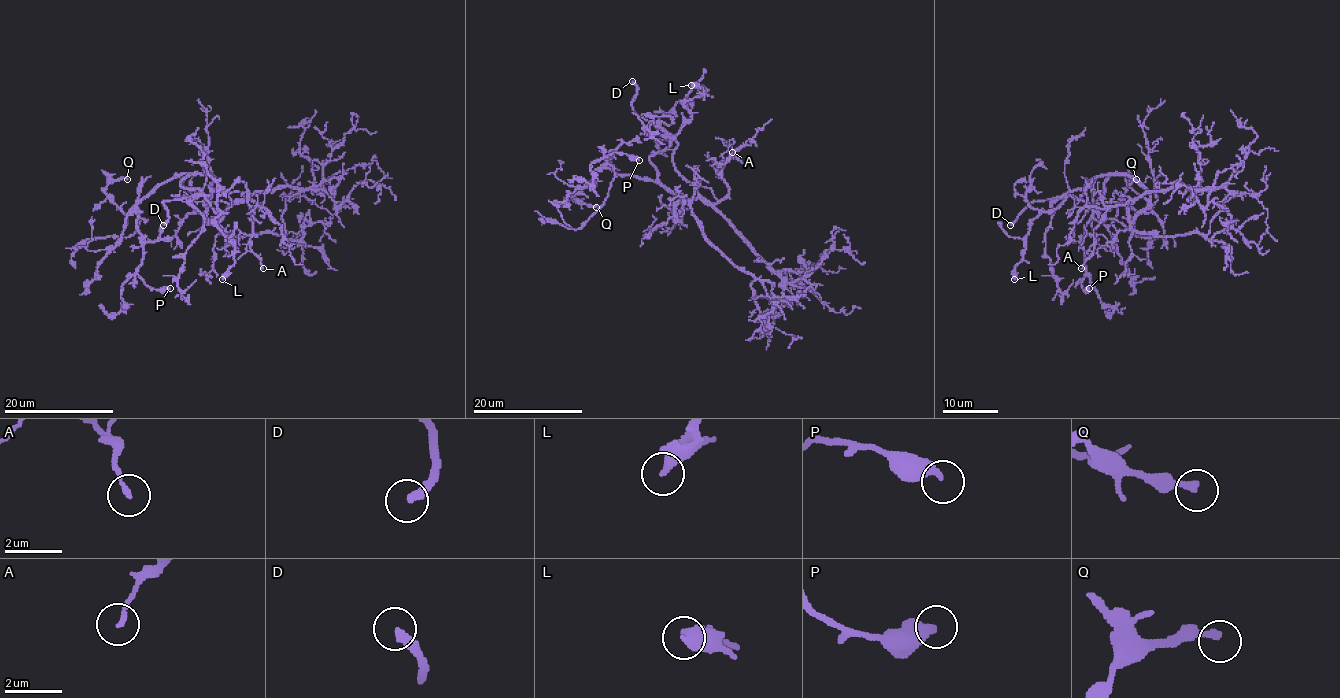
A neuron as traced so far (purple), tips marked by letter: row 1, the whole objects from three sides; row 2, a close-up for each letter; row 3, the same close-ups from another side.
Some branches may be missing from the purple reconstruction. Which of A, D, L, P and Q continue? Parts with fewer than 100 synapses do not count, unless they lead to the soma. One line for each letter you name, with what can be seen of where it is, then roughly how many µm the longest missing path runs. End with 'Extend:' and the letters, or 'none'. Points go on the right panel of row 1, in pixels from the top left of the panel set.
D: place (1010, 225); missing 8 µm
Extend: D

